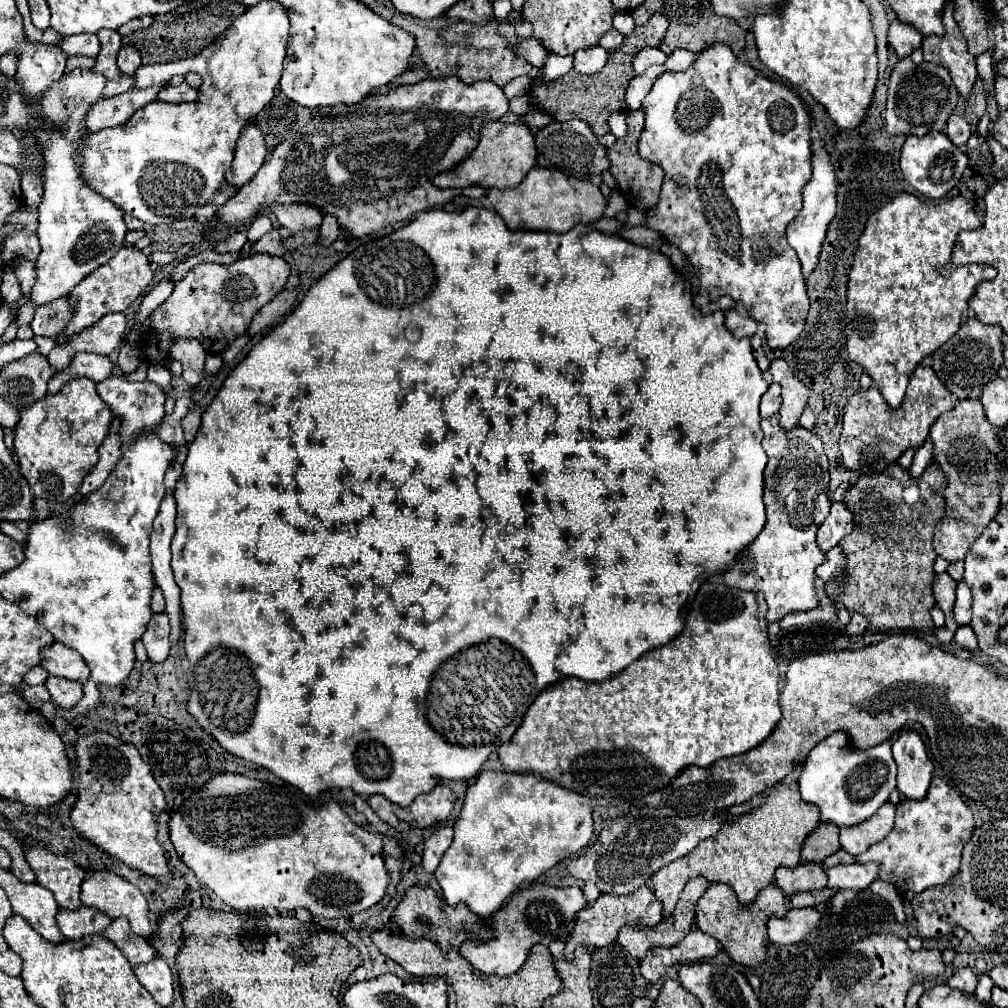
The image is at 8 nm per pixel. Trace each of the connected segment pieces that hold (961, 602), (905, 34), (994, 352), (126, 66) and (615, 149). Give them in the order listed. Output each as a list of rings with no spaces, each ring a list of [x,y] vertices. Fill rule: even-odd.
[[[964,581],[958,583],[956,589],[956,605],[954,605],[954,615],[958,625],[968,625],[970,623],[970,613],[972,613],[972,595],[970,589],[964,585]]]
[[[894,19],[890,23],[888,41],[894,47],[894,51],[898,53],[898,57],[902,59],[902,57],[912,55],[912,51],[920,47],[922,33],[916,33],[916,29],[912,29],[912,25],[904,25],[904,21],[896,21]]]
[[[970,317],[960,331],[950,337],[936,353],[932,353],[932,369],[940,377],[940,381],[954,393],[958,399],[978,399],[982,393],[982,385],[996,377],[1002,365],[1002,329],[998,325],[984,325]]]
[[[122,47],[118,53],[118,69],[122,69],[122,73],[126,75],[134,75],[136,69],[142,65],[140,61],[140,53],[132,47]]]
[[[642,109],[626,113],[626,123],[628,123],[628,133],[622,139],[616,139],[616,143],[608,149],[610,171],[612,171],[614,179],[616,179],[618,191],[628,201],[628,205],[634,207],[634,209],[640,209],[640,211],[650,211],[656,205],[658,197],[660,197],[664,171],[658,165],[652,165],[650,161],[644,161],[636,151],[636,143],[640,139],[642,129],[644,129],[644,113],[642,113]]]

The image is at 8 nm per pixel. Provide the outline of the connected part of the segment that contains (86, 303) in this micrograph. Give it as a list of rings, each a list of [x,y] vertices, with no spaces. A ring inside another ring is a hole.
[[[128,245],[122,247],[106,265],[96,269],[92,275],[88,275],[84,281],[80,281],[80,285],[76,285],[76,289],[72,289],[70,301],[74,303],[74,317],[72,317],[70,325],[64,329],[64,333],[58,335],[56,343],[62,343],[62,341],[66,341],[68,335],[94,325],[108,313],[126,311],[126,307],[150,285],[150,281],[152,281],[152,269],[150,269],[146,255],[140,249],[134,249]]]

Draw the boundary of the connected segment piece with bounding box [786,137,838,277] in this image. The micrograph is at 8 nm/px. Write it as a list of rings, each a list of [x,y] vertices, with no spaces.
[[[820,137],[812,139],[812,167],[814,167],[814,175],[812,175],[812,179],[804,187],[804,207],[798,213],[798,217],[786,229],[788,245],[798,253],[804,277],[808,277],[812,273],[812,269],[816,267],[818,253],[820,253],[822,241],[826,237],[828,223],[836,215],[836,185],[838,185],[836,171],[834,171],[834,165],[830,161],[830,153],[826,149],[826,143]]]

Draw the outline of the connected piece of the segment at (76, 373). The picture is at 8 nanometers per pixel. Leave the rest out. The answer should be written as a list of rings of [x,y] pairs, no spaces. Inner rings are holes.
[[[76,353],[72,363],[68,365],[68,369],[56,373],[48,381],[48,395],[58,393],[62,389],[62,385],[74,377],[88,377],[94,383],[98,383],[98,381],[104,381],[110,375],[110,371],[112,371],[112,363],[108,357],[102,357],[96,353]]]

